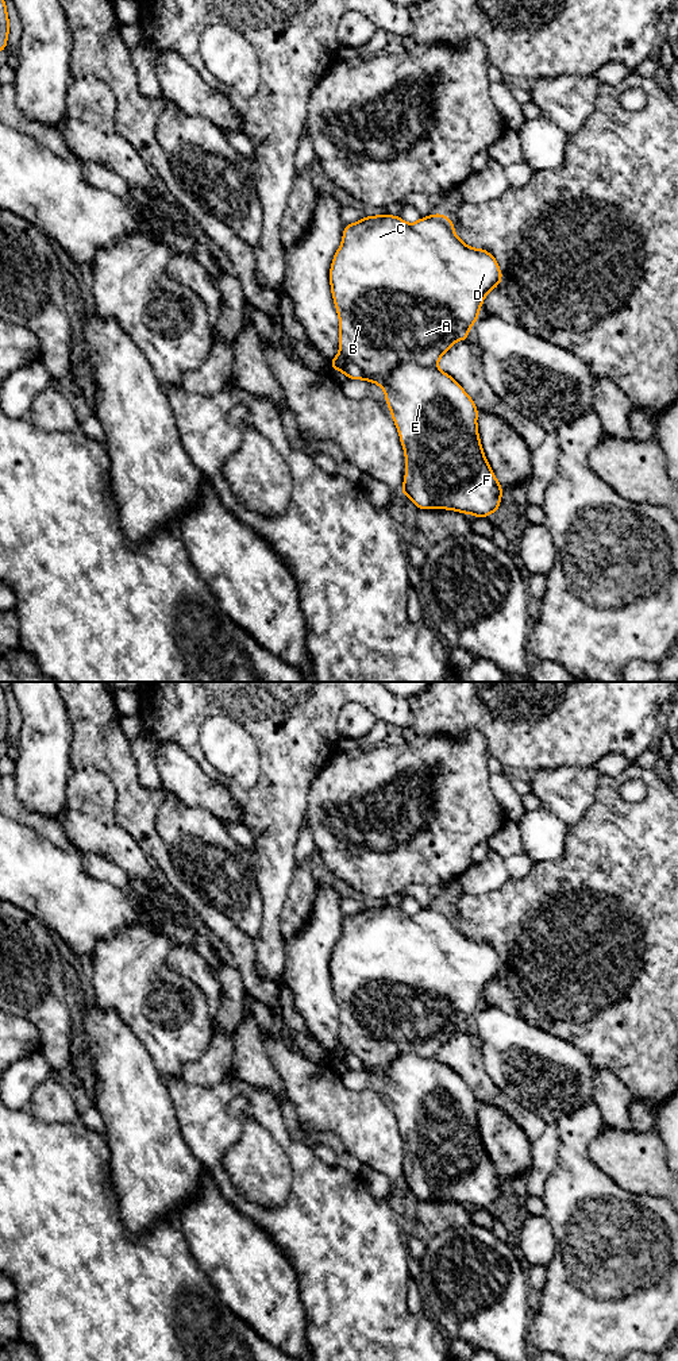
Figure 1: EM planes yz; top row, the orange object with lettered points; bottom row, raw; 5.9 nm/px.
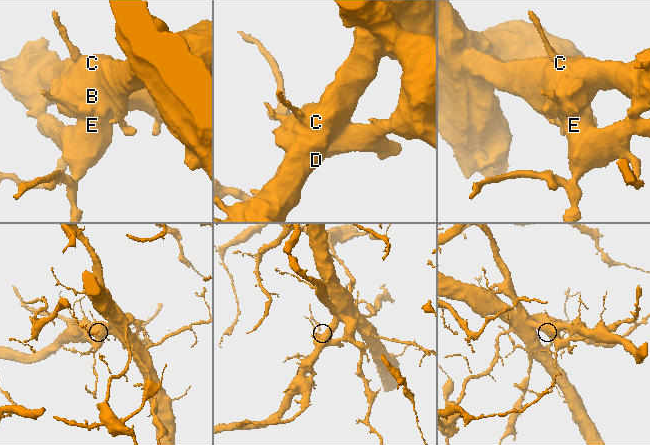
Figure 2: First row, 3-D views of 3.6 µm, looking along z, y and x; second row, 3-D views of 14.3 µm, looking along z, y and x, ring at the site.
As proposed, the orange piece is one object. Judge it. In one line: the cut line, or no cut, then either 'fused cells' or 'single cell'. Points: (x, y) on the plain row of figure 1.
cut yz (436, 1056), (403, 1053), (382, 1079); fused cells

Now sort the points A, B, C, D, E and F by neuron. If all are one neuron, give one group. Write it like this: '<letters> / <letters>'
A B C D / E F

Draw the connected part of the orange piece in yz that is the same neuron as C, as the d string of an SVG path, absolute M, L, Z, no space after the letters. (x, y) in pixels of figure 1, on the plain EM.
M382 905L380 907L366 907L365 910L347 915L343 921L340 938L334 946L330 960L330 973L336 1003L339 1006L339 1041L346 1052L355 1055L373 1072L385 1079L394 1060L405 1053L415 1053L424 1059L435 1059L440 1048L458 1032L469 1030L469 1019L478 1011L478 1003L486 986L498 978L502 964L496 949L486 941L466 937L457 926L451 910L446 906L435 905L421 909L413 915L405 914L400 907Z

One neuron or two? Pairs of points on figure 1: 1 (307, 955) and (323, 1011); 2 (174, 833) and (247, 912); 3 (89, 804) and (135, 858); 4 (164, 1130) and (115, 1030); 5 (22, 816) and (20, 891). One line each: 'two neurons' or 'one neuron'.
1: one neuron
2: one neuron
3: one neuron
4: one neuron
5: two neurons

